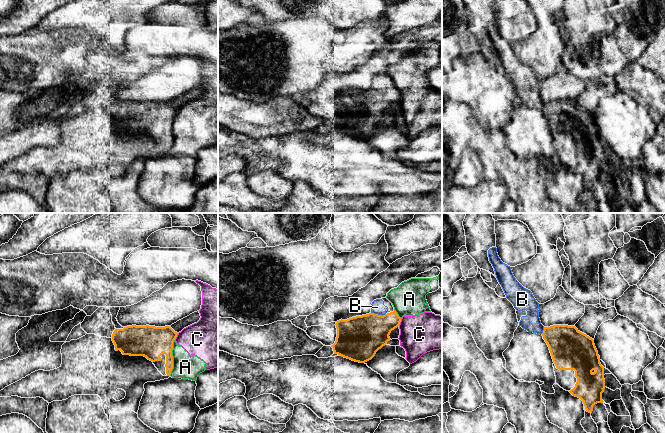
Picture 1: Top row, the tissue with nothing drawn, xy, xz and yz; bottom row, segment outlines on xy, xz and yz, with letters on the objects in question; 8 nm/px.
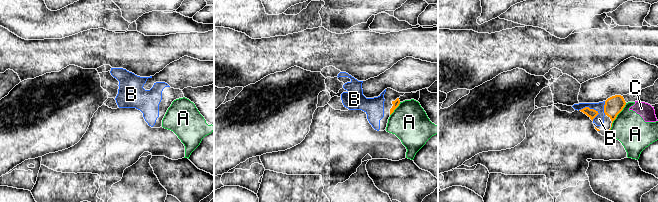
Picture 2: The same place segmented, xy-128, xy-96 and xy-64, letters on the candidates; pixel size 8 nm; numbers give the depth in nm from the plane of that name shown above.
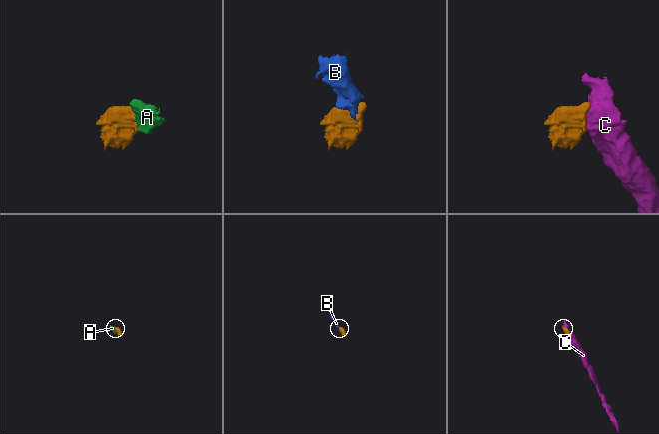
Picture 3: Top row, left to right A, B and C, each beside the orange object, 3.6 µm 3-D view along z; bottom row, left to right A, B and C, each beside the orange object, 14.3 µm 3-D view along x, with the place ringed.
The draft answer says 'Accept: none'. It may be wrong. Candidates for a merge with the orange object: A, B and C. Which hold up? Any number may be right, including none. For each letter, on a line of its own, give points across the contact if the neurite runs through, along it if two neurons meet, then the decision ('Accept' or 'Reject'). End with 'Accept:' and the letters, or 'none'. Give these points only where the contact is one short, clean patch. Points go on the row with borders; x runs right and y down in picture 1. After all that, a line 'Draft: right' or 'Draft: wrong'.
A: Boundary: xy (174, 339), (172, 370), (169, 375). Reject
B: Path across: xz (358, 338), (377, 319), (377, 314), (377, 307). Accept
C: Reject
Accept: B
Draft: wrong

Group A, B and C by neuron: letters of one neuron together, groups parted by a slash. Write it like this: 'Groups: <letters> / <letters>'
Groups: A C / B

